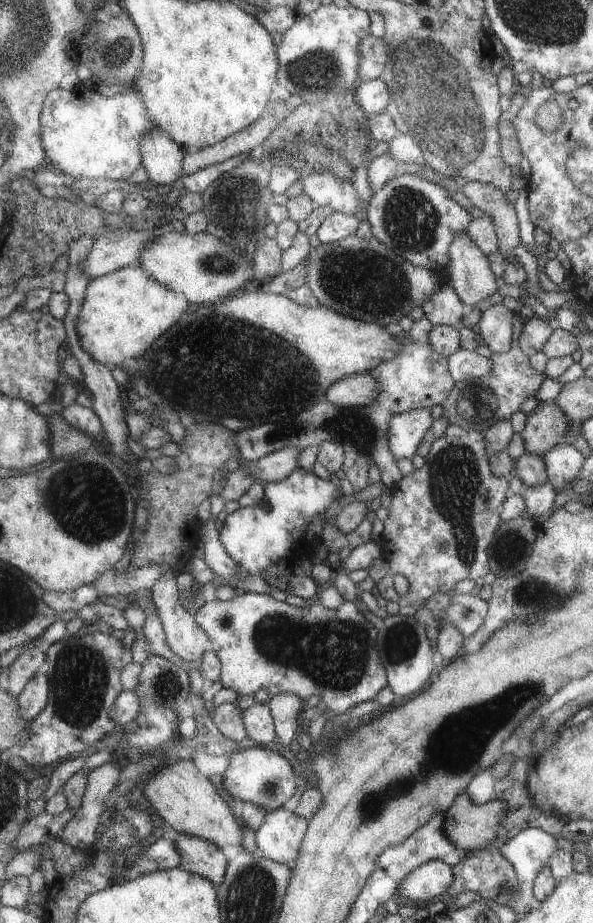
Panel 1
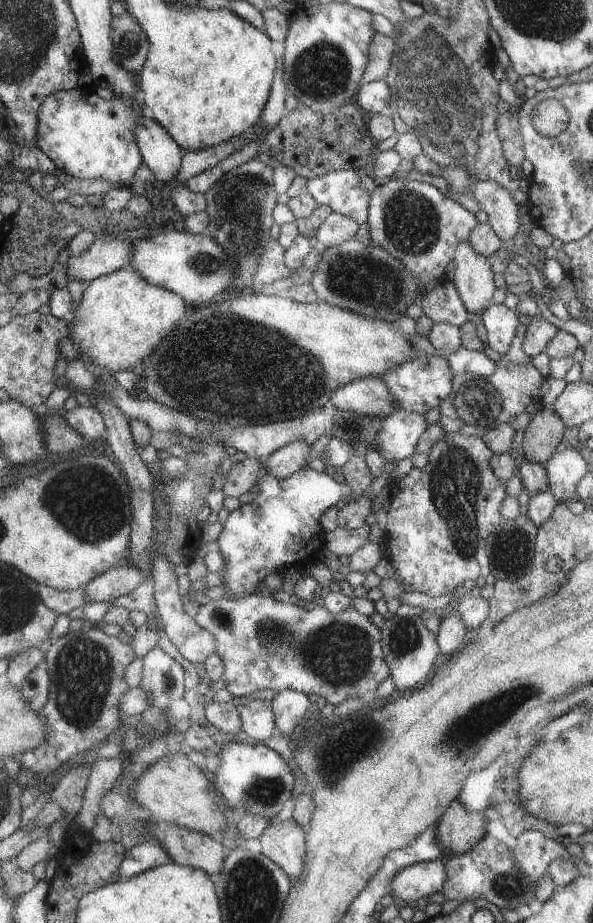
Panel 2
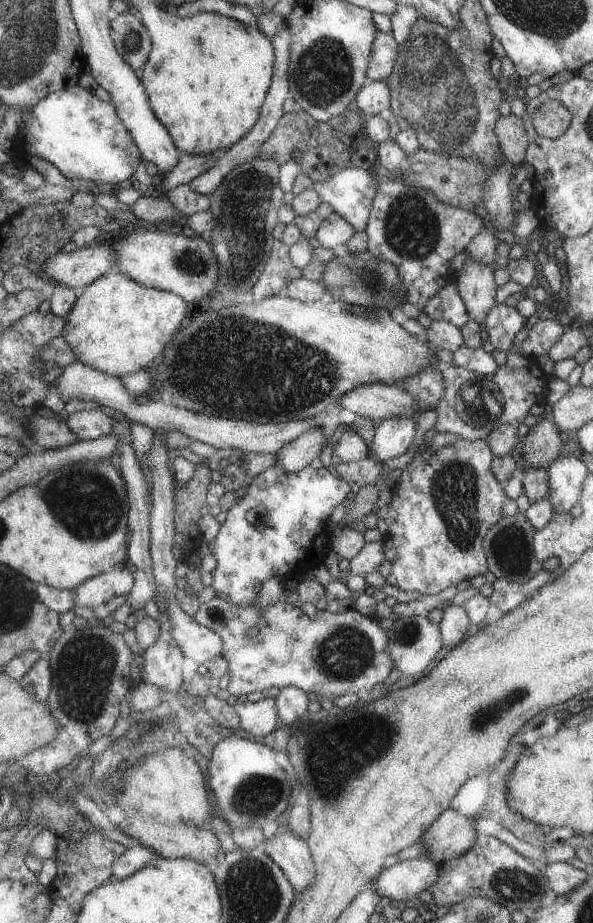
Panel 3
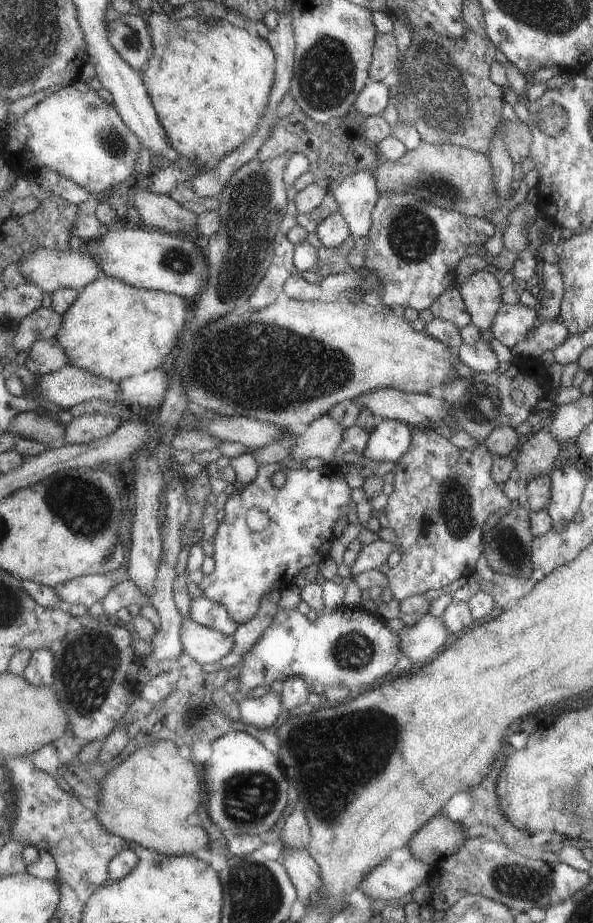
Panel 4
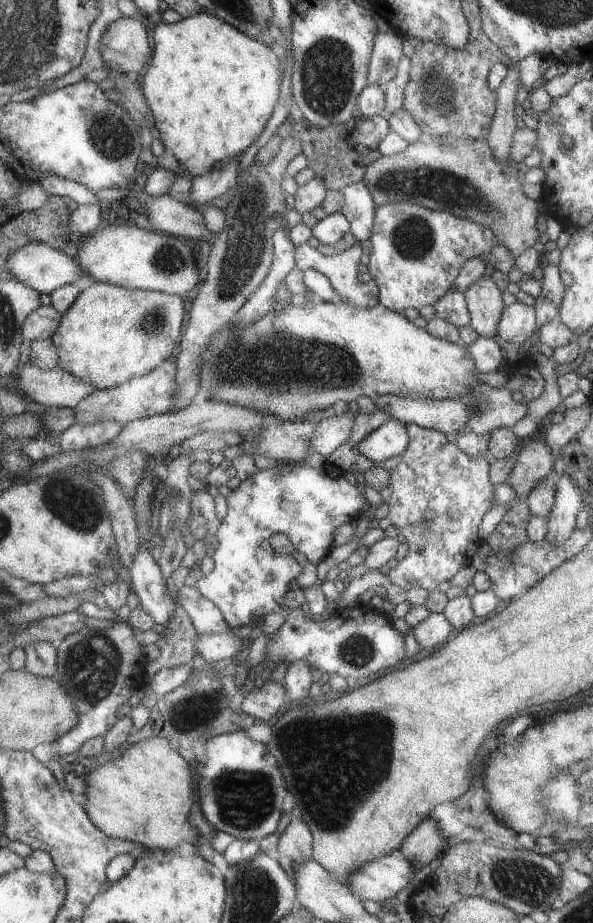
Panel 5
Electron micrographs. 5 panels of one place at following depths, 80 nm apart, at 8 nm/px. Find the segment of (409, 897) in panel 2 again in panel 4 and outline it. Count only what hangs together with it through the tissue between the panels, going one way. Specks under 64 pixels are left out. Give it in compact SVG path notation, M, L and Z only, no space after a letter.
M413 857L402 862L387 860L367 876L359 890L375 900L399 902L419 884L428 882L431 868L426 862Z

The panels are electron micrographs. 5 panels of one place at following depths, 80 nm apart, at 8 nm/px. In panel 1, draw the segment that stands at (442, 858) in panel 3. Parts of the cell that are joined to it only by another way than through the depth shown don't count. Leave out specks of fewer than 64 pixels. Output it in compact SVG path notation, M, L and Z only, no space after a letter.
M466 793L461 794L446 813L445 832L449 842L468 852L487 848L497 838L497 826L505 822L508 810L503 800L475 804Z

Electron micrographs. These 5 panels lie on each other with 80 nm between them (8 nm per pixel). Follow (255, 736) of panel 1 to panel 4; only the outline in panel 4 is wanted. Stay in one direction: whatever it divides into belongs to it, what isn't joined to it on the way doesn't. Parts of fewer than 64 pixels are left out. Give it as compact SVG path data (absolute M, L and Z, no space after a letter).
M270 689L257 698L247 696L240 702L241 719L259 730L272 730L273 724L281 720L279 716L283 714L282 702L282 694Z

